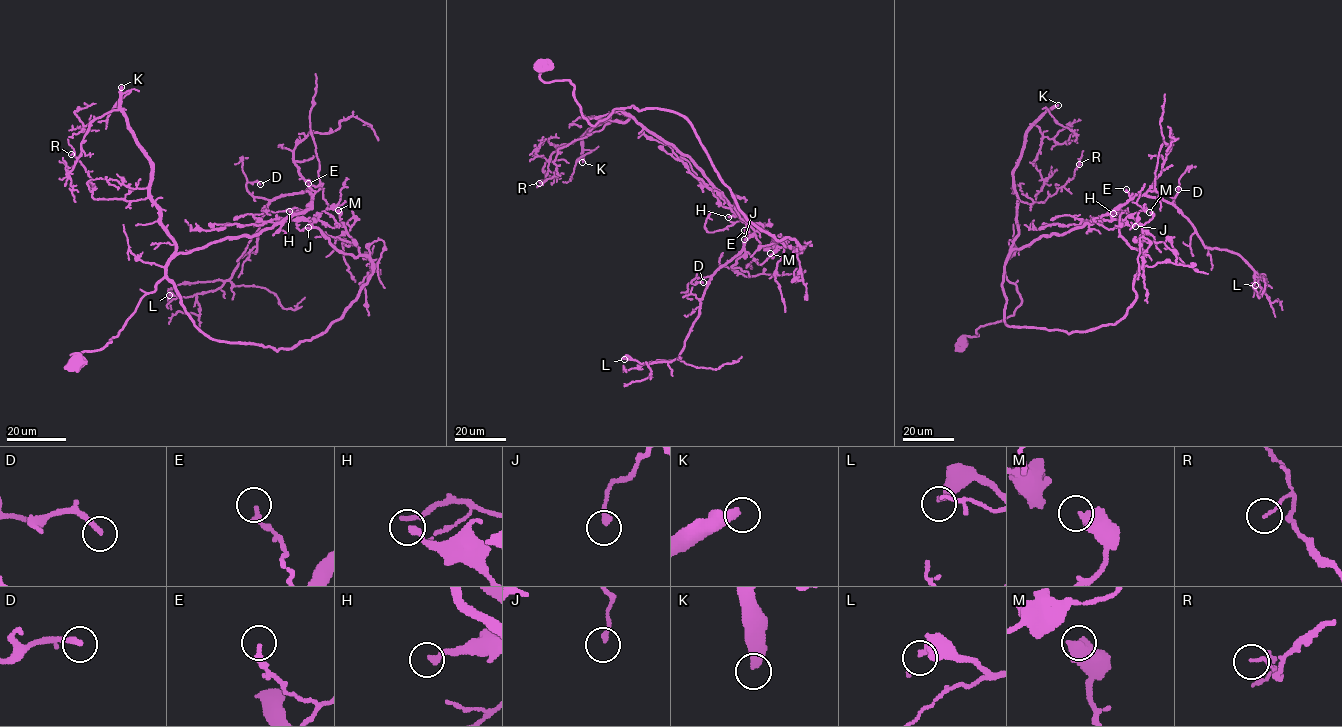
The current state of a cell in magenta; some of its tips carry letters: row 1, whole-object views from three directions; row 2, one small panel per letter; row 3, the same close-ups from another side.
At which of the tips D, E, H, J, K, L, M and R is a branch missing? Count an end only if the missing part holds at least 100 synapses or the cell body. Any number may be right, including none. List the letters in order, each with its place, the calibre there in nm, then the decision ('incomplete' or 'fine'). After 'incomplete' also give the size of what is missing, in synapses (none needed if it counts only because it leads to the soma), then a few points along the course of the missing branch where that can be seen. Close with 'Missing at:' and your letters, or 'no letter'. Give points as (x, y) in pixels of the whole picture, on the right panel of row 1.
D: place (1178, 189); calibre 240 nm; fine
E: place (1126, 189); calibre 190 nm; fine
H: place (1113, 213); calibre 240 nm; fine
J: place (1135, 226); calibre 200 nm; fine
K: place (1058, 105); calibre 400 nm; incomplete; 130 synapses; course (1058, 105), (1069, 97), (1100, 98), (1129, 115), (1155, 124), (1180, 148), (1186, 159), (1211, 135), (1209, 131)
L: place (1255, 285); calibre 320 nm; fine
M: place (1149, 212); calibre 500 nm; fine
R: place (1079, 164); calibre 110 nm; fine
Missing at: K

